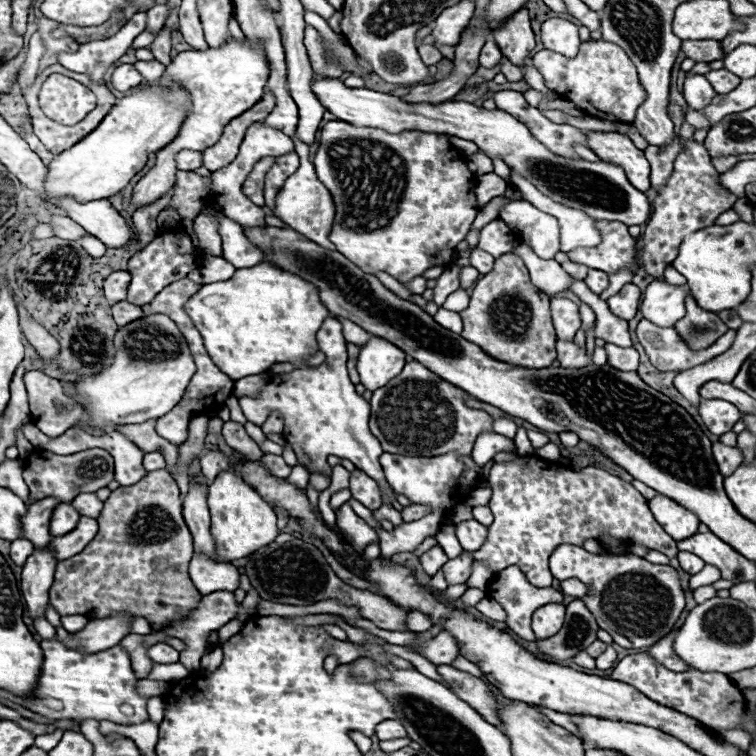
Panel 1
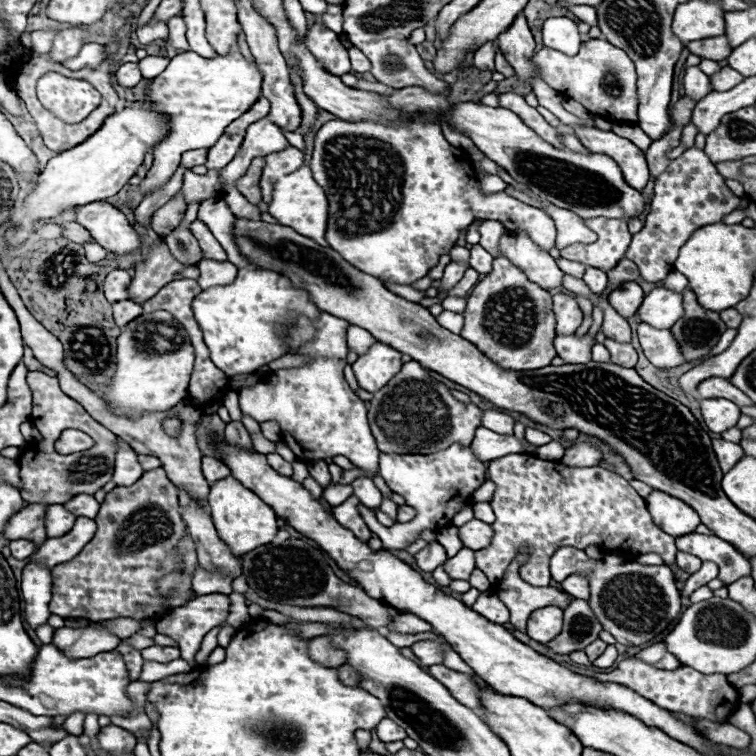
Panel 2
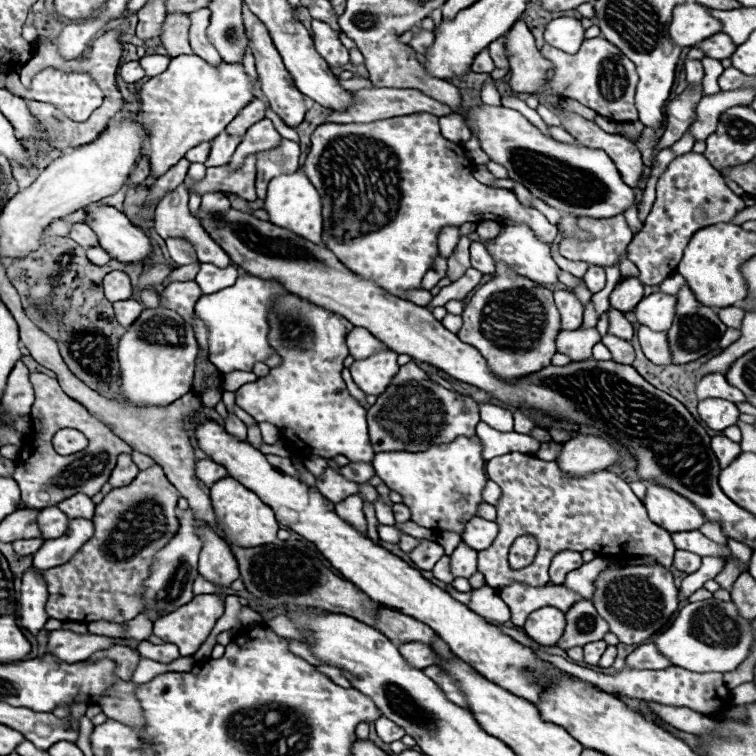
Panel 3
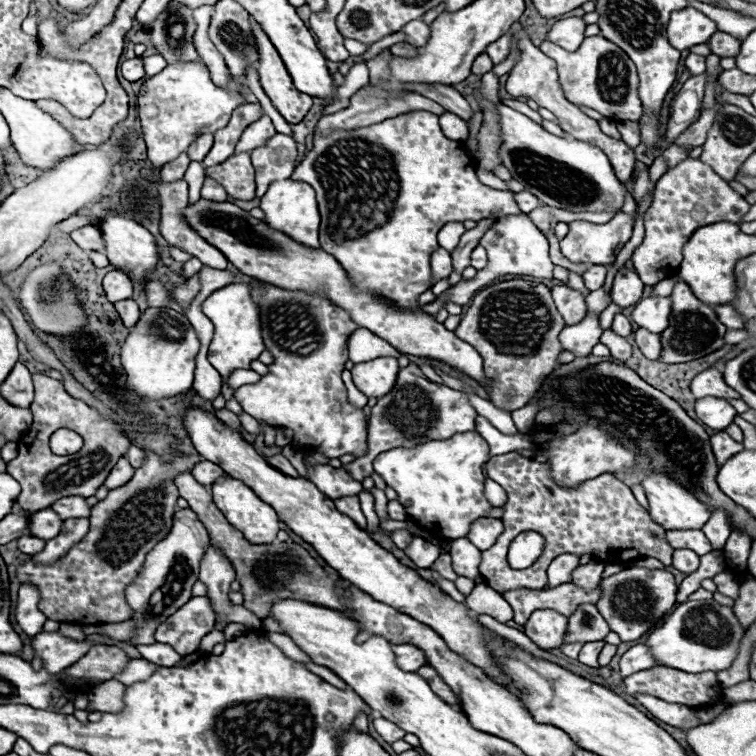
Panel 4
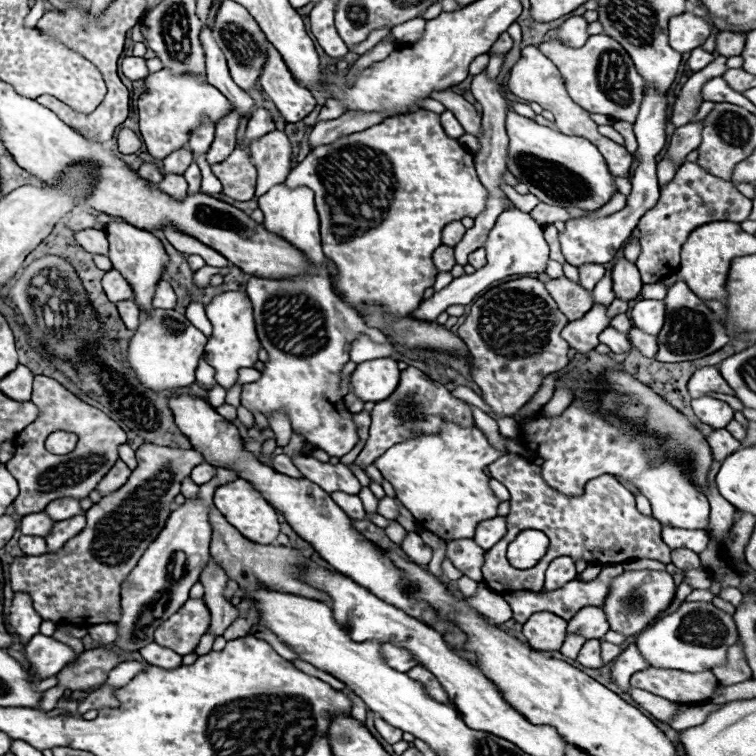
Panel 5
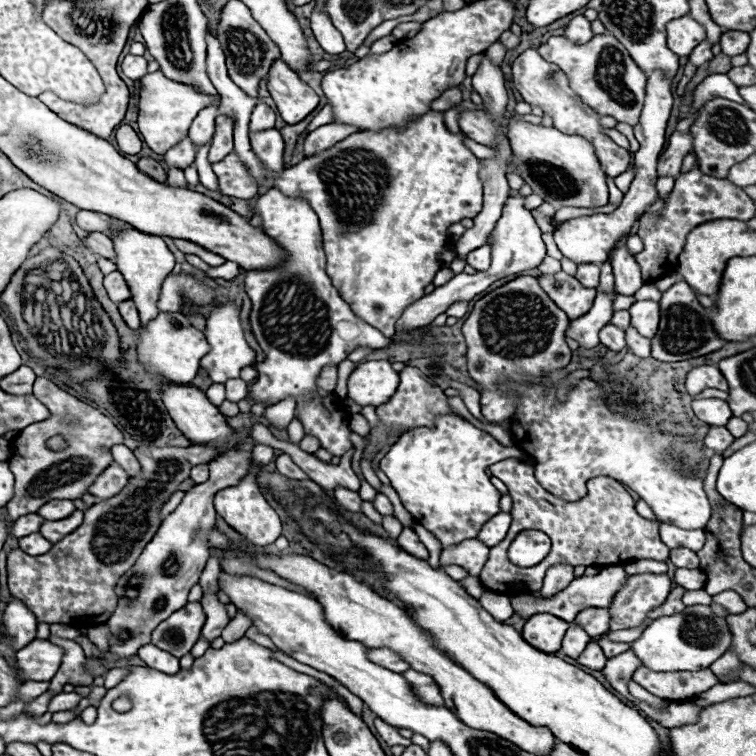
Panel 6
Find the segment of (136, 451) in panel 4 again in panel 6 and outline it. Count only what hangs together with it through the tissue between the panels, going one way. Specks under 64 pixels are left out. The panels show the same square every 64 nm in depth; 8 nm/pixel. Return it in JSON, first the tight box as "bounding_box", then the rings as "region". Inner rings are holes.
{"bounding_box":[112,444,140,476],"region":[[[118,444],[112,448],[112,456],[114,456],[114,462],[118,462],[130,476],[138,474],[140,472],[140,464],[136,460],[136,456],[132,454],[130,448],[126,448],[124,444]]]}

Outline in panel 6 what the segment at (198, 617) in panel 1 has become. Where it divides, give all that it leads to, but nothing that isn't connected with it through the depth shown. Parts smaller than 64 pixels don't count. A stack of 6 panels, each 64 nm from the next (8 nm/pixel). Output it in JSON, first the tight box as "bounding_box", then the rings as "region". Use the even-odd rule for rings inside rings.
{"bounding_box":[152,602,206,658],"region":[[[188,602],[152,632],[152,644],[182,658],[198,642],[206,614],[200,602]]]}

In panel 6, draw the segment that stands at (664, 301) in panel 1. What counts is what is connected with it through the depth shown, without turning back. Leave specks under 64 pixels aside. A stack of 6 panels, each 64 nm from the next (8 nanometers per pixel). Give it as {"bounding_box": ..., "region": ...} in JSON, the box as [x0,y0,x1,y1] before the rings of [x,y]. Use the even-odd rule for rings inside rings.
{"bounding_box":[630,300,660,338],"region":[[[638,300],[630,306],[630,318],[632,318],[632,326],[648,338],[656,336],[658,330],[658,322],[660,322],[660,302],[652,302],[652,300]]]}

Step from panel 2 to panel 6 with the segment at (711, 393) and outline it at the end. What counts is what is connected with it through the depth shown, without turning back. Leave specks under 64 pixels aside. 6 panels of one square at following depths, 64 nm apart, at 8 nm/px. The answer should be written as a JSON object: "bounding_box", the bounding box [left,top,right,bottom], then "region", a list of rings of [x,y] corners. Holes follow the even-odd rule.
{"bounding_box":[686,366,728,396],"region":[[[698,366],[688,372],[686,376],[686,390],[690,396],[698,396],[706,388],[716,388],[728,392],[728,384],[716,366]]]}

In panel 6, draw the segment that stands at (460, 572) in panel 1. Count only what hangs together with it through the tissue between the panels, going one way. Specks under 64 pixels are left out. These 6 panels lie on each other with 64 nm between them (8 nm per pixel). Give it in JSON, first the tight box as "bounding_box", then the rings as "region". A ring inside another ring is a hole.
{"bounding_box":[440,538,490,578],"region":[[[476,538],[474,540],[464,540],[456,546],[444,548],[442,556],[440,556],[440,562],[442,562],[442,566],[448,566],[448,564],[462,566],[462,568],[468,570],[470,576],[478,578],[482,566],[488,560],[488,552],[490,552],[490,548],[484,546],[480,540],[476,540]]]}

